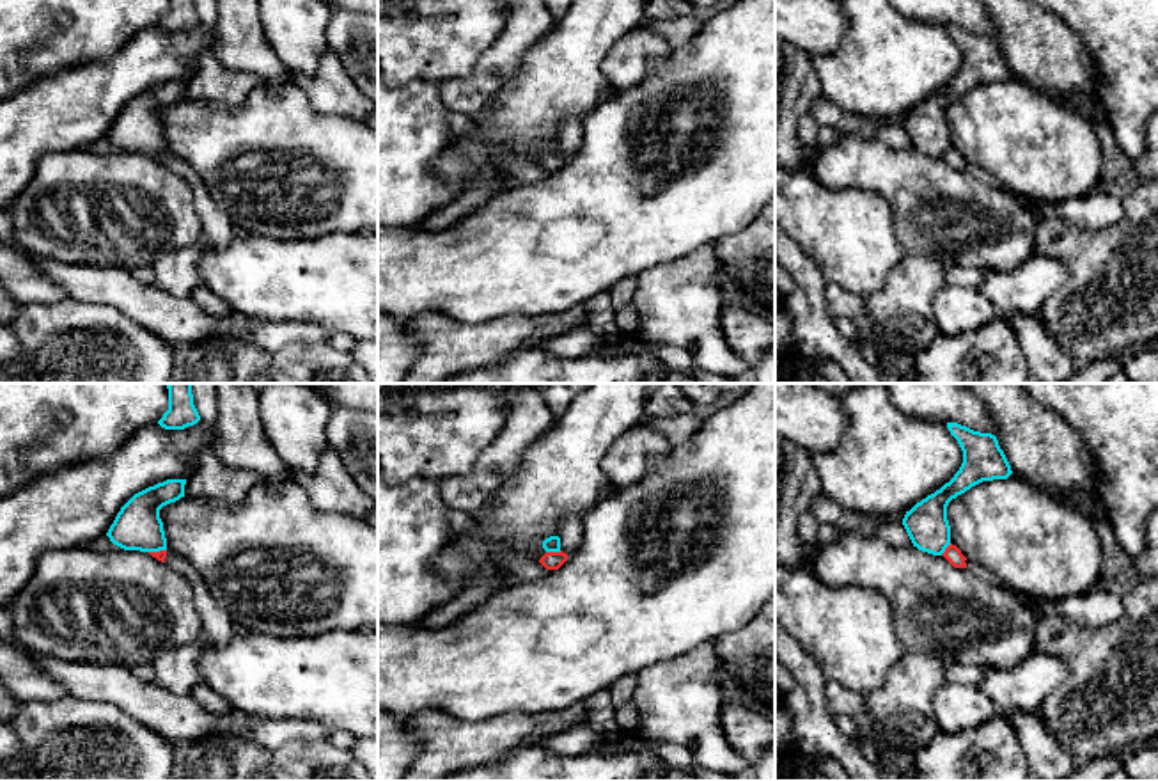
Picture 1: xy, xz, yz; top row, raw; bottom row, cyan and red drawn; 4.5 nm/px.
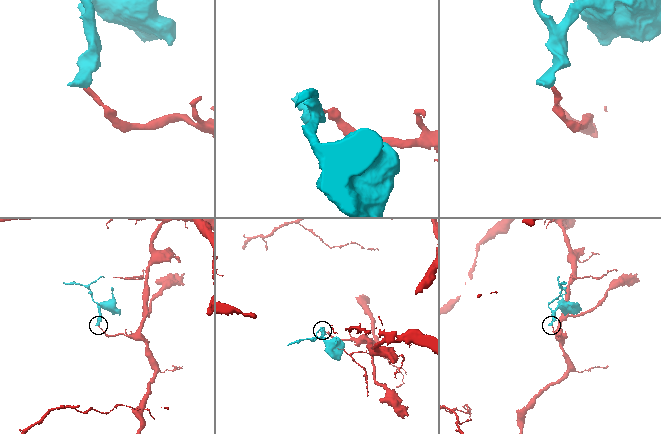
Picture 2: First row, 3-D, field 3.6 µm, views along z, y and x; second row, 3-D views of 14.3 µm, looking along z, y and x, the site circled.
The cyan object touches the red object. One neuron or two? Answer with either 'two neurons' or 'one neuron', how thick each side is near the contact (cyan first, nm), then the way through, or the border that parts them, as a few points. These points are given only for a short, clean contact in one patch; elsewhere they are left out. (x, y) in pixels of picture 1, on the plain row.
two neurons; calibres 70 and 80 nm; border xz (561, 153), (547, 155)

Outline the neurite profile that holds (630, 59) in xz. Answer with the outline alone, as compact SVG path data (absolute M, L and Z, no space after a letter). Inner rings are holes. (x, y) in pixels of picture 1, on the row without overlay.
M642 23L612 46L603 62L603 73L614 91L630 91L642 83L651 73L653 62L669 55L670 50L660 32Z

